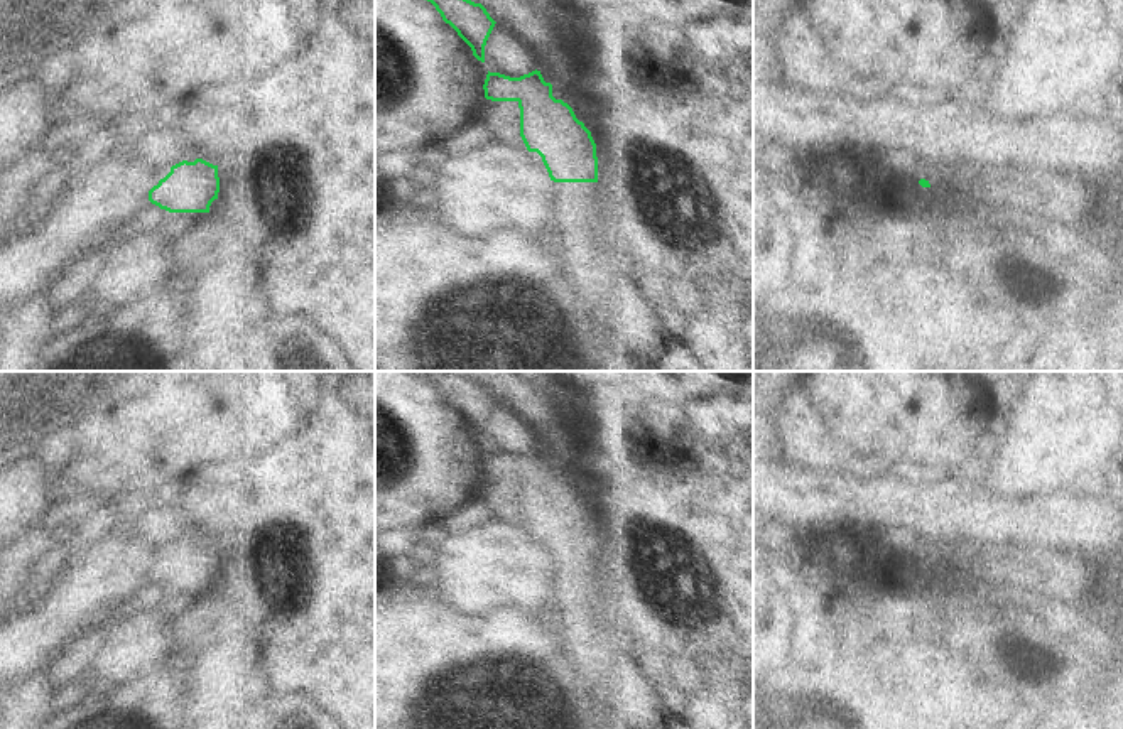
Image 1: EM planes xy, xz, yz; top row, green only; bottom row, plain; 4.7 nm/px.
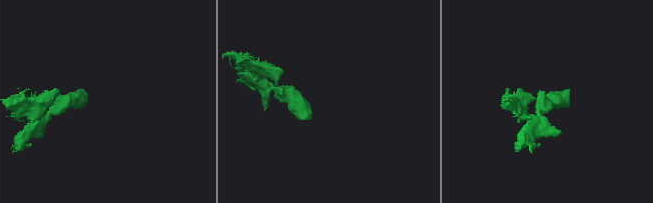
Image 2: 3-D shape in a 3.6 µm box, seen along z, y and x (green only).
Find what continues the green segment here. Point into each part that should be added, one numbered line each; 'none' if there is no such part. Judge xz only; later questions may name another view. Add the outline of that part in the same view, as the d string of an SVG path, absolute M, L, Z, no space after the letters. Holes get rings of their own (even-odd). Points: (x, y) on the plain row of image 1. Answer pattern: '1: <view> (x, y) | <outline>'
none

